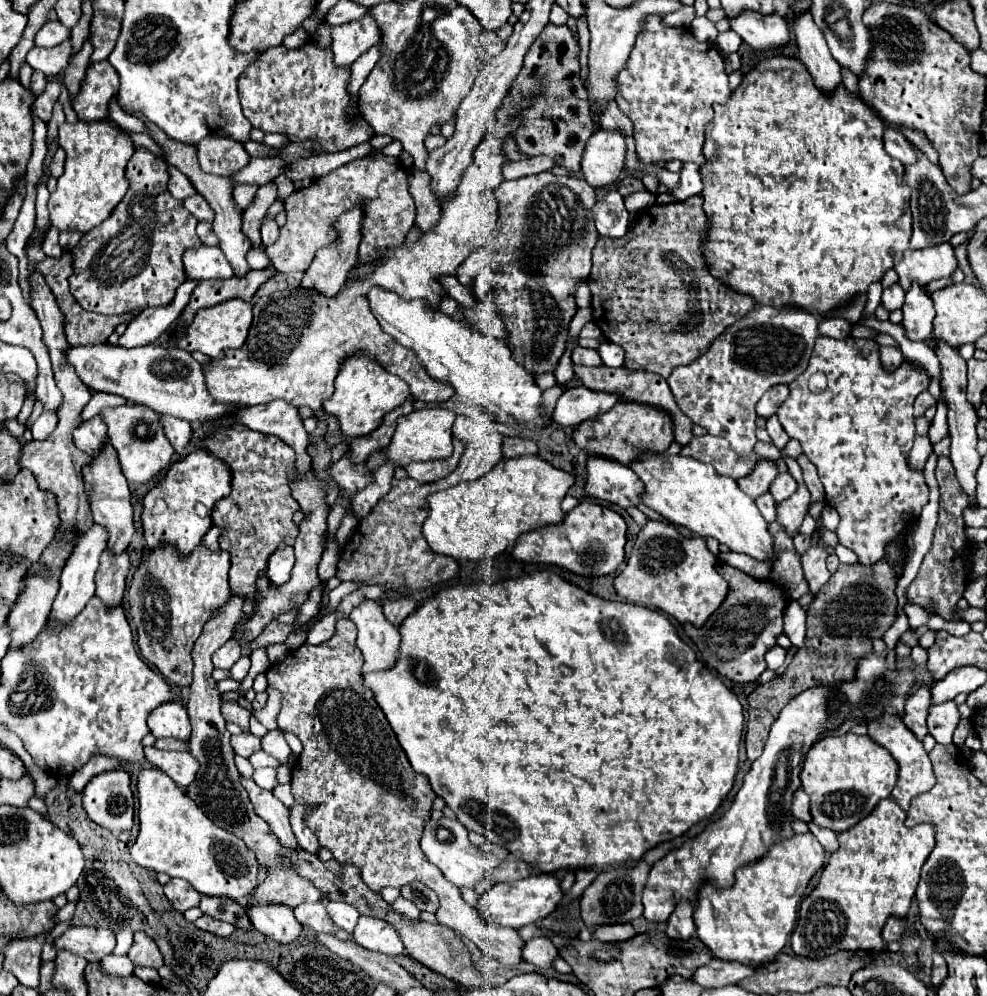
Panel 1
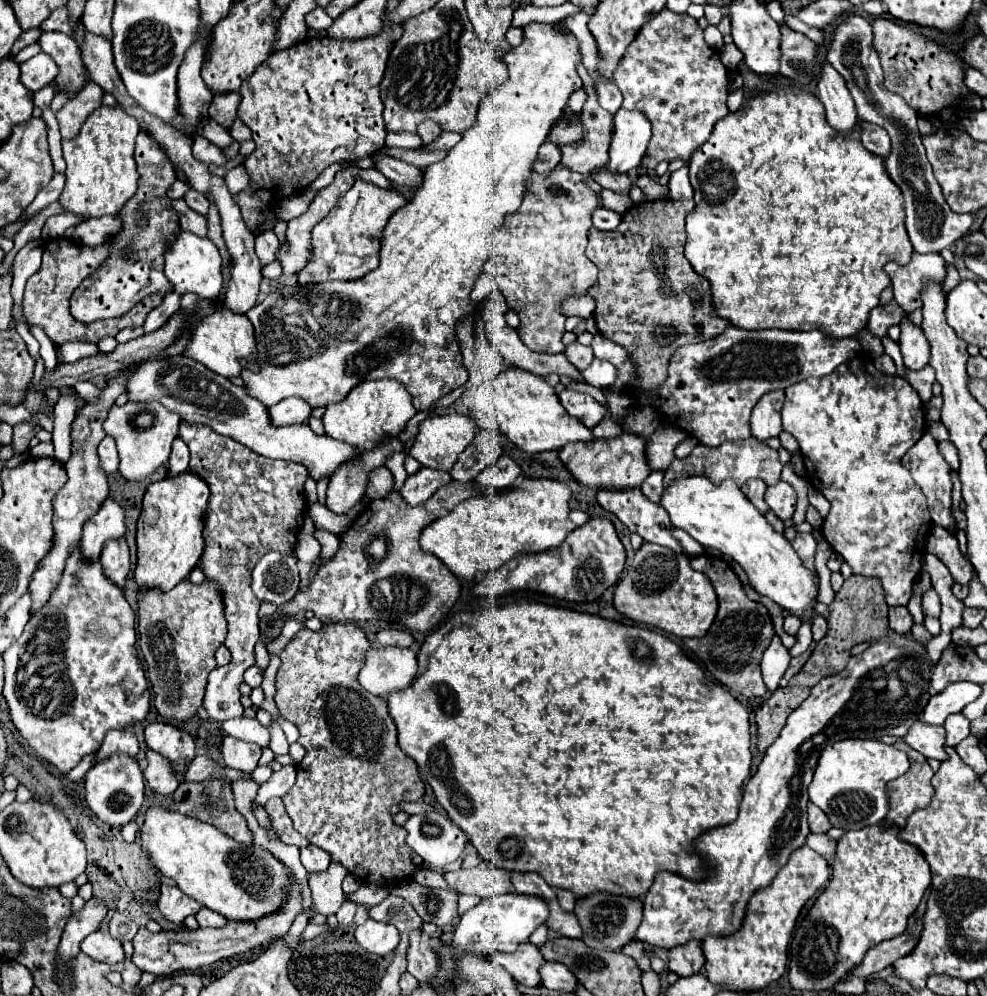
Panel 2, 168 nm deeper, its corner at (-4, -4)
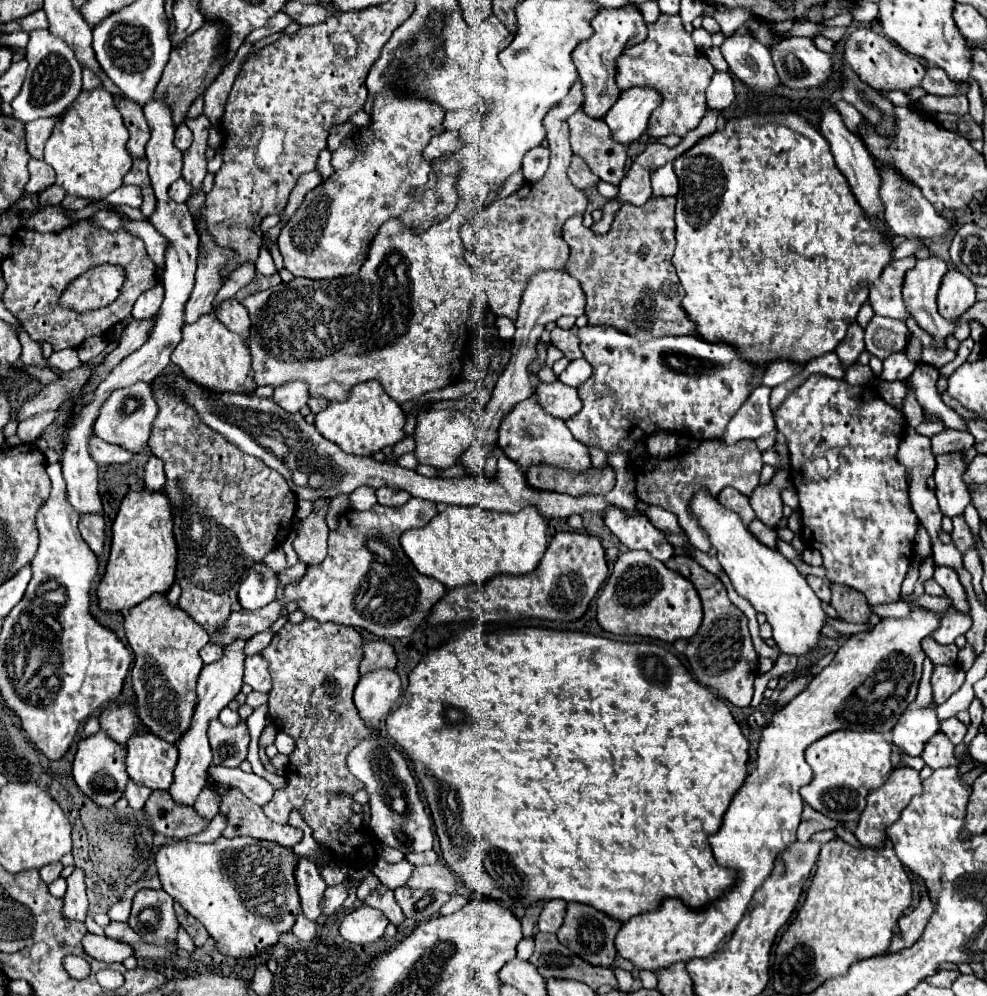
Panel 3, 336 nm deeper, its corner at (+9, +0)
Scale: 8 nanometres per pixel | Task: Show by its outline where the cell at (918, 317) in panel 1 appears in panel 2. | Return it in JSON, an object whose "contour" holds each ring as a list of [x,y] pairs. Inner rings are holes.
{"contour":[[[909,318],[901,322],[899,348],[907,370],[921,370],[929,364],[929,342],[925,338],[925,332],[915,326]]]}

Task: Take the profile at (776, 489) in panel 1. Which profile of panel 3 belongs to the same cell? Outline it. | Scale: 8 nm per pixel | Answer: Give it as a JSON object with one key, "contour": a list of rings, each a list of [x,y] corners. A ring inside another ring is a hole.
{"contour":[[[778,470],[768,484],[758,484],[750,496],[750,504],[756,512],[756,518],[760,518],[768,526],[776,526],[782,518],[782,486],[790,486],[790,474],[786,470]]]}

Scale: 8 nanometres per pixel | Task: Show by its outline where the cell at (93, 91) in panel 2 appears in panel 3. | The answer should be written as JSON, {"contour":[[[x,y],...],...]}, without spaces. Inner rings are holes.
{"contour":[[[54,116],[54,118],[38,118],[38,120],[32,120],[32,122],[26,124],[26,144],[28,144],[30,156],[42,158],[44,144],[46,144],[48,136],[52,134],[58,120],[60,120],[58,116]]]}

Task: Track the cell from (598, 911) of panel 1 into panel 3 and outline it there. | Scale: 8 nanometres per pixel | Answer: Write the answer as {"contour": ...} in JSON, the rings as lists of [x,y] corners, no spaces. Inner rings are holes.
{"contour":[[[570,902],[566,908],[566,920],[560,928],[560,932],[556,932],[560,944],[572,948],[578,956],[584,956],[584,960],[588,960],[590,964],[600,964],[600,966],[610,966],[616,958],[616,946],[614,946],[614,936],[620,930],[620,920],[610,918],[604,912],[596,912],[596,908],[588,906],[588,904],[576,904]]]}

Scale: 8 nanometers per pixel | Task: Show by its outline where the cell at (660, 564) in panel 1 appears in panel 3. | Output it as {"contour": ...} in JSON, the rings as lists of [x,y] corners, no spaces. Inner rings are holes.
{"contour":[[[628,550],[618,556],[610,578],[600,590],[596,606],[596,618],[604,630],[612,634],[648,636],[664,642],[694,636],[702,622],[702,604],[694,584],[644,550]]]}

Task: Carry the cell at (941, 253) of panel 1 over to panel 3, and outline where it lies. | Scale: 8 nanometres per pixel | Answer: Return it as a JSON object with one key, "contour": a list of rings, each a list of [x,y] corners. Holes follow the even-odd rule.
{"contour":[[[916,256],[892,260],[880,278],[870,282],[870,306],[874,308],[874,314],[888,316],[888,318],[900,318],[906,320],[910,316],[904,300],[902,300],[902,282],[906,270],[916,266]]]}

